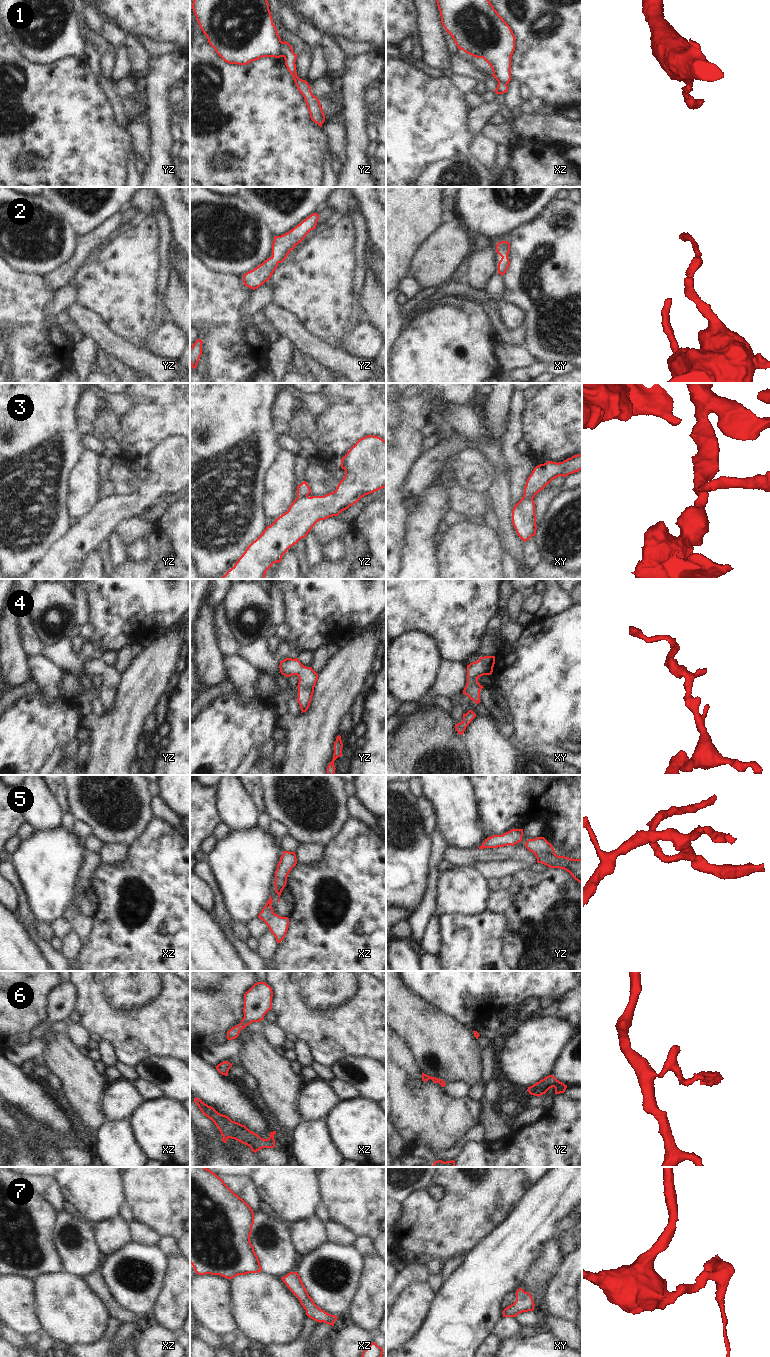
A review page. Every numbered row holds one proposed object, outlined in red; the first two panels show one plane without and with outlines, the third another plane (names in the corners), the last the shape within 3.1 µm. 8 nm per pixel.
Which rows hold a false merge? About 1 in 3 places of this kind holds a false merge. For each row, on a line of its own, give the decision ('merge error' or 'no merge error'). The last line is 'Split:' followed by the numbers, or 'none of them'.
1: merge error
2: no merge error
3: merge error
4: no merge error
5: no merge error
6: no merge error
7: no merge error
Split: 1, 3

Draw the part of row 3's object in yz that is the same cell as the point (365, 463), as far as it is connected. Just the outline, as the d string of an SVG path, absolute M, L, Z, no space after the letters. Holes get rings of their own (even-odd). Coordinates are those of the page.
M373 435L359 439L341 459L340 466L345 470L345 476L334 492L324 496L297 497L288 511L267 526L263 533L247 547L235 565L220 579L264 579L267 570L274 563L280 563L287 550L300 539L305 538L318 521L338 516L365 495L384 488L386 486L386 441Z

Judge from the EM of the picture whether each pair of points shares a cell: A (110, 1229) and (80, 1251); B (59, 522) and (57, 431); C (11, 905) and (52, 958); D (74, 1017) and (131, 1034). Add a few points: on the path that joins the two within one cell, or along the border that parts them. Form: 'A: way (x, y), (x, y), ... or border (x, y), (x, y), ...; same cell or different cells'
A: border (94, 1230), (97, 1243), (103, 1252); different cells
B: way (54, 499), (54, 454); same cell
C: border (11, 886), (15, 891), (17, 909); different cells
D: border (75, 1009), (80, 1017), (78, 1025); different cells

